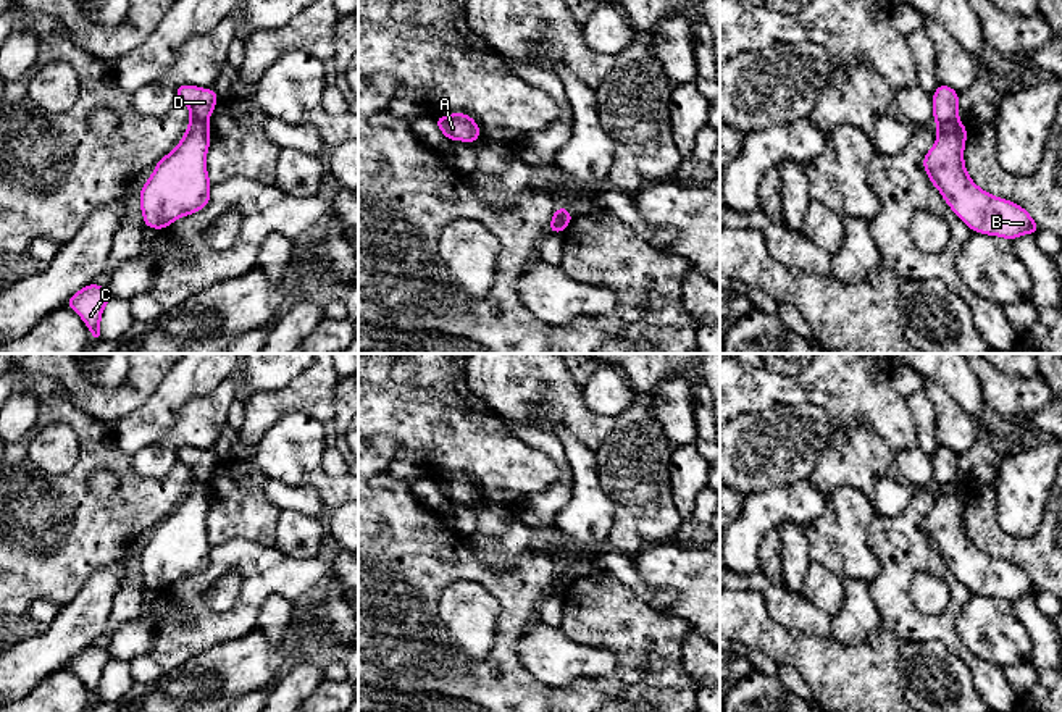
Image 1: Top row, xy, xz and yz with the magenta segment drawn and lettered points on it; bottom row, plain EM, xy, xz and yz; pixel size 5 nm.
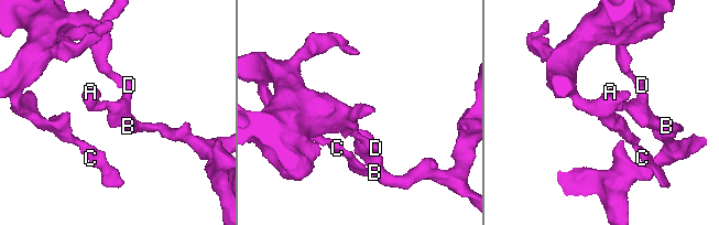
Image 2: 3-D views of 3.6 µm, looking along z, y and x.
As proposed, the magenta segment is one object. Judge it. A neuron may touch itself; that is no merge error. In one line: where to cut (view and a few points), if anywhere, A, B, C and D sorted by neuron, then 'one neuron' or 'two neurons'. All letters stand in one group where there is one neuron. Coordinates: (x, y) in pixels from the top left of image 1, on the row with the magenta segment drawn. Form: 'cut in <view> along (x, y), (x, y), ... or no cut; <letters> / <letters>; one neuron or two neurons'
cut in yz along (957, 118), (936, 125); A B / C D; two neurons

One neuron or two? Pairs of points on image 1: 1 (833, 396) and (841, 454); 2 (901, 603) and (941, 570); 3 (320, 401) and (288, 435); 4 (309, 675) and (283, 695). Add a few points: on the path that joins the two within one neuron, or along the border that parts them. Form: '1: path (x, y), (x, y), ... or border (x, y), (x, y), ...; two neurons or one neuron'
1: border (877, 433), (865, 423), (852, 422), (832, 438); two neurons
2: path (901, 586), (901, 580), (915, 565), (925, 565); one neuron
3: border (270, 428), (289, 414), (305, 412), (323, 433); two neurons
4: path (302, 678), (289, 691); one neuron

